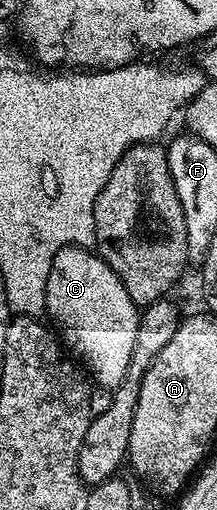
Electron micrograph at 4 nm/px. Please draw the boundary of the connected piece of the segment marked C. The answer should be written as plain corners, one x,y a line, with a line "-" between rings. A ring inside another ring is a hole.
63,247
55,254
53,265
49,269
45,315
69,351
71,346
70,354
82,364
86,374
98,386
114,389
121,385
121,381
125,381
125,373
133,357
133,345
137,341
140,314
140,308
129,297
125,285
121,285
117,273
113,273
111,266
94,250
85,247

